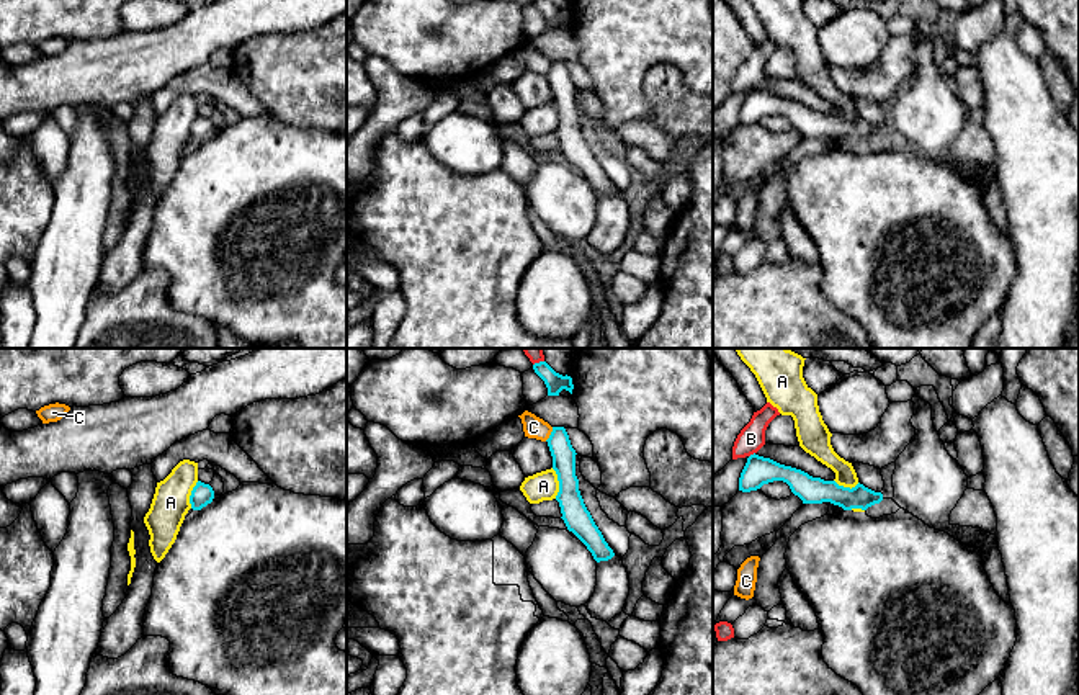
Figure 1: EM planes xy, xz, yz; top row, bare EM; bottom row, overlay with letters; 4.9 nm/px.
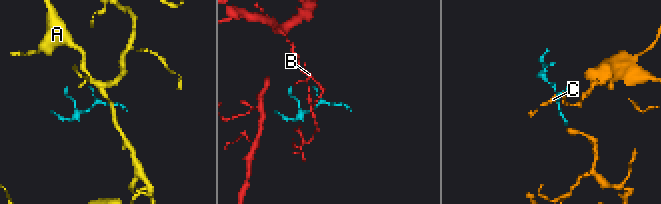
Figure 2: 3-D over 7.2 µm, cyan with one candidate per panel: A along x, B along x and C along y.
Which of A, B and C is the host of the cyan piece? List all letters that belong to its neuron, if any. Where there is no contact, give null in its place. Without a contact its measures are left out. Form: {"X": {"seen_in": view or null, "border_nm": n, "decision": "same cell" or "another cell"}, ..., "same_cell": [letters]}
{"A": {"seen_in": "xz", "border_nm": 150, "decision": "another cell"}, "B": {"seen_in": "yz", "border_nm": 40, "decision": "another cell"}, "C": {"seen_in": "xz", "border_nm": 80, "decision": "another cell"}, "same_cell": []}

